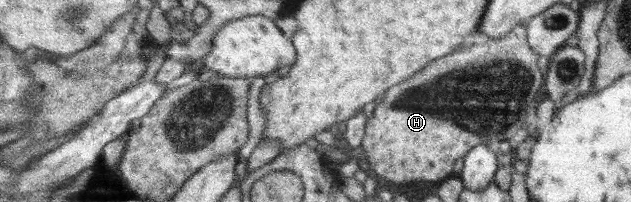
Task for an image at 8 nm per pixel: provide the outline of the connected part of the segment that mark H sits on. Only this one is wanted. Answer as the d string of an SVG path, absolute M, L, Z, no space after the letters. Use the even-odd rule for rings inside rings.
M523 24L516 25L504 37L491 39L491 46L493 54L489 52L487 60L471 60L469 70L465 70L465 56L459 56L457 50L431 61L409 80L393 86L383 102L377 102L373 116L367 121L361 142L363 157L369 160L371 170L375 174L398 185L415 181L443 182L454 175L455 160L464 158L471 149L479 145L495 147L496 143L507 141L519 130L519 126L523 124L521 120L525 120L525 108L535 102L535 96L541 88L541 74L535 66L537 53L528 45Z

